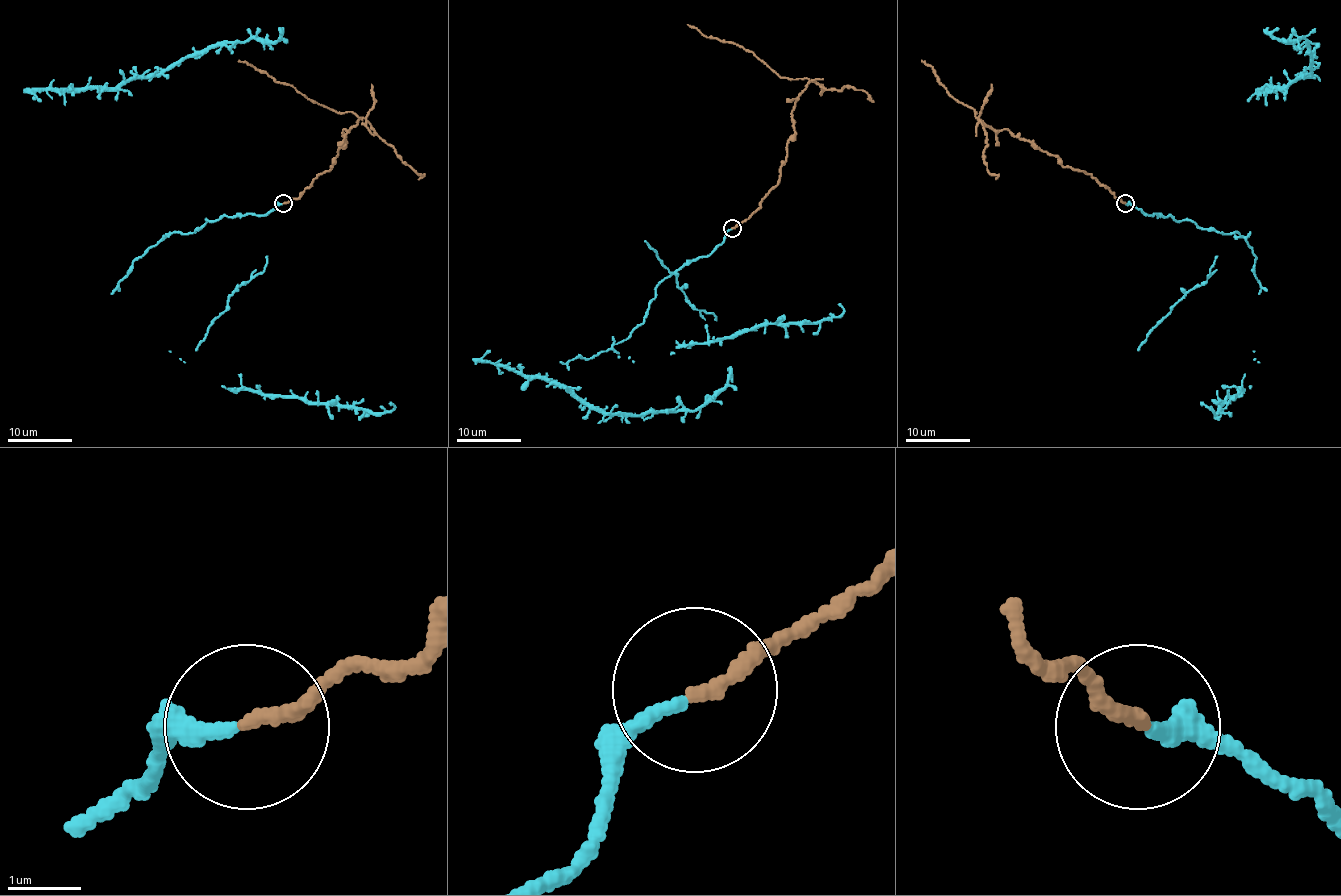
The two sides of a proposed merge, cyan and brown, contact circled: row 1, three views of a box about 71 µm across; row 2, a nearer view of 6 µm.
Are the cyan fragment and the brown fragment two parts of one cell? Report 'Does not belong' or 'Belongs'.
Does not belong

